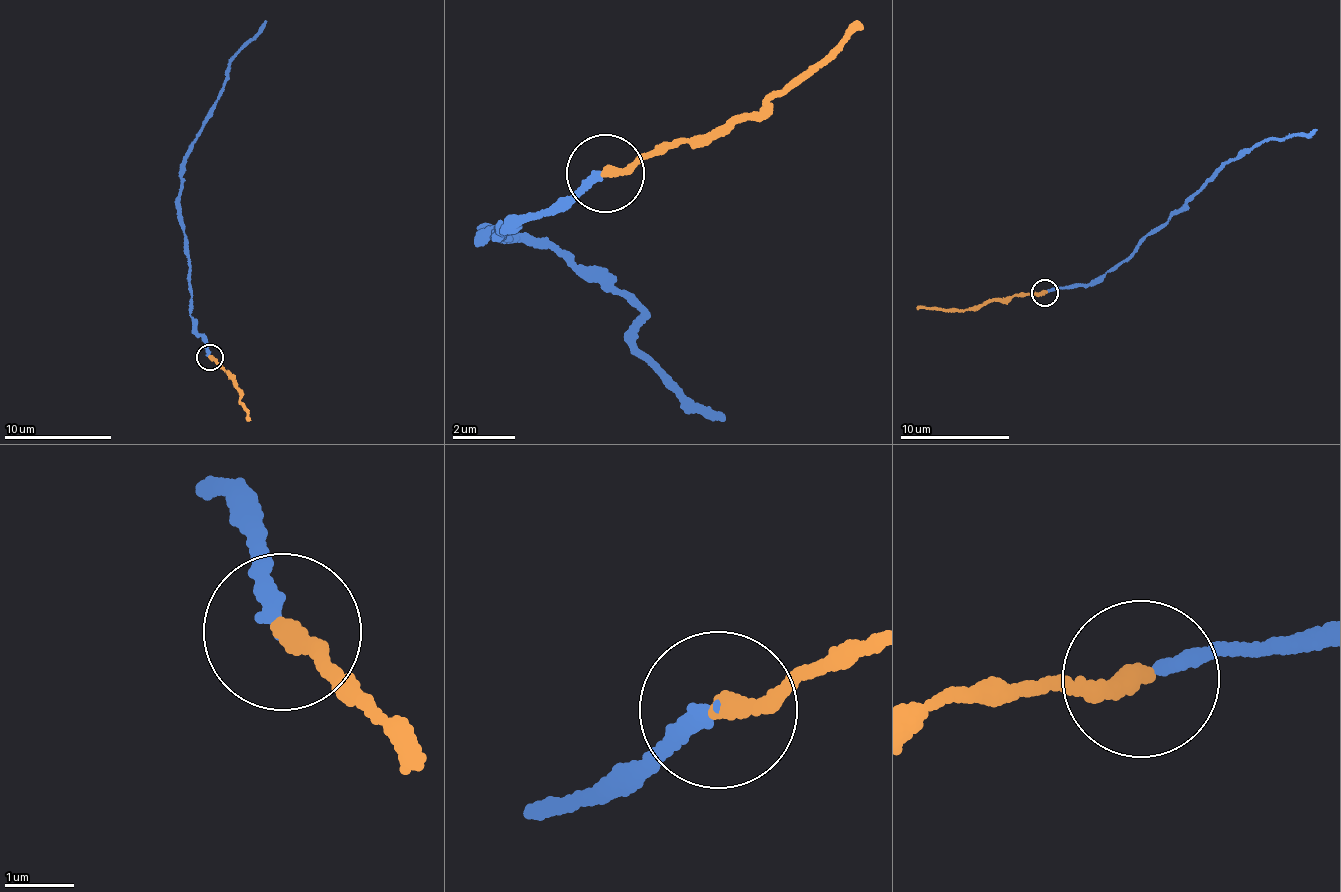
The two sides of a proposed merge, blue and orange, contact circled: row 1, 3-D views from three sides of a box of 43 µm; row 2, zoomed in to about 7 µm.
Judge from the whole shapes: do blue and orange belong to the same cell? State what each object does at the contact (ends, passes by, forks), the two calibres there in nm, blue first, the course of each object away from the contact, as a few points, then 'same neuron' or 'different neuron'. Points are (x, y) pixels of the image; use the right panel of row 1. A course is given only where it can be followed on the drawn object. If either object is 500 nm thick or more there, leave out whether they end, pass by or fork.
blue ends; orange ends; calibres 200 and 260 nm; course blue (1044, 292), (1090, 284), (1132, 253), (1141, 240), (1224, 163), (1266, 140), (1315, 131); course orange (1044, 292), (960, 308), (916, 309); same neuron

